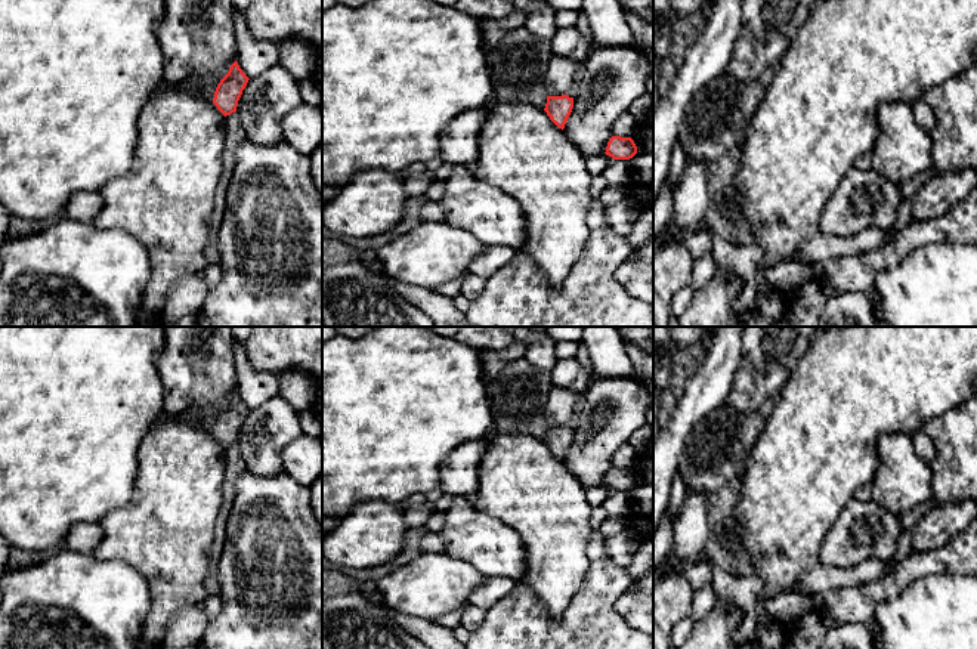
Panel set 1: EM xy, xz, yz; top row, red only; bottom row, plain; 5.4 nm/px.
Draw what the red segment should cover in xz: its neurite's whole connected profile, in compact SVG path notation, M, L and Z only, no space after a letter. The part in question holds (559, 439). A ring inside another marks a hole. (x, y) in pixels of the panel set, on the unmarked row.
M517 358L488 378L485 386L498 432L535 436L544 441L559 460L565 460L573 429L548 427L545 423L545 404L553 387L550 373L534 368L525 358Z

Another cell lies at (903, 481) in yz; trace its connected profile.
M881 435L876 448L881 464L871 482L872 501L902 516L934 498L934 473L915 452L910 436Z

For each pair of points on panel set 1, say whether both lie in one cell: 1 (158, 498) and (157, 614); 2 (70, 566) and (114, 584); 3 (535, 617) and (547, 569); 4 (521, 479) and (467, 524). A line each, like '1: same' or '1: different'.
1: same
2: same
3: different
4: different

